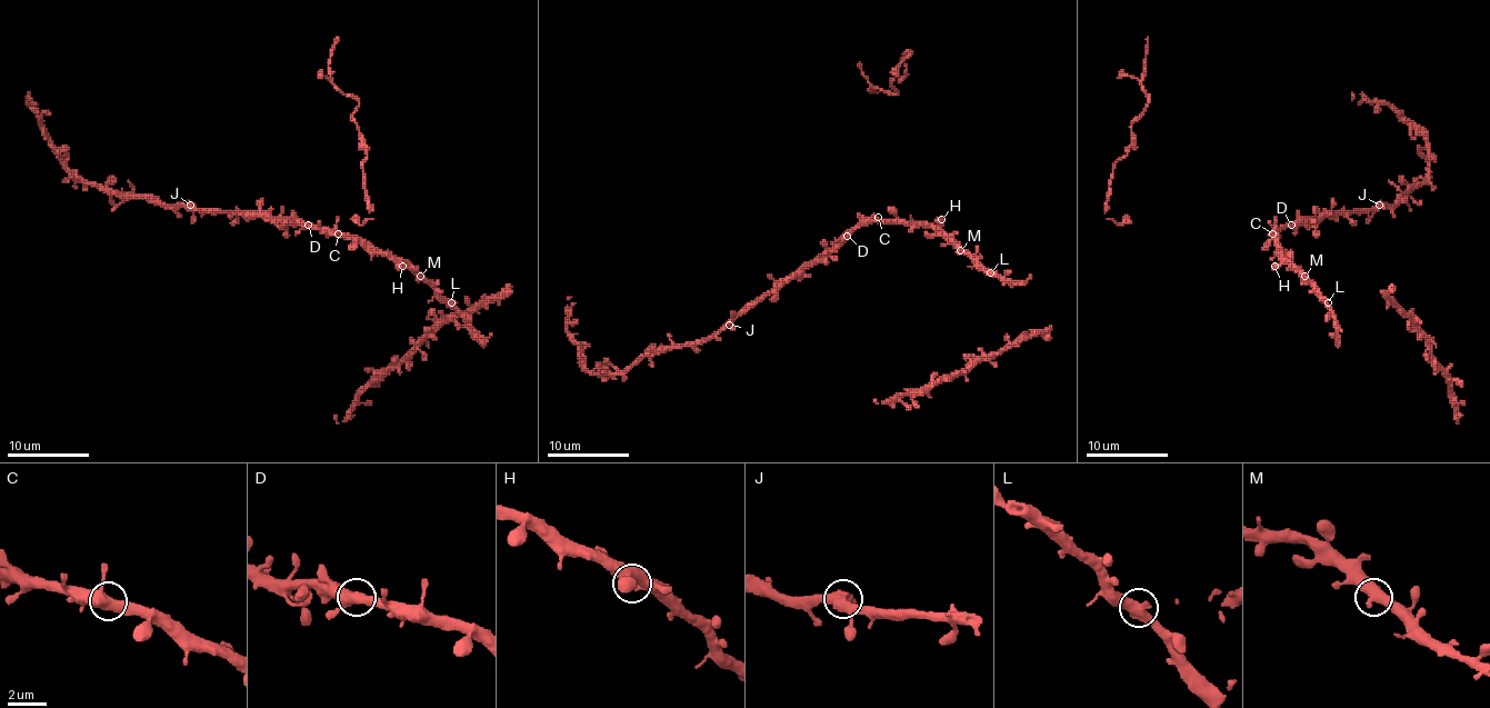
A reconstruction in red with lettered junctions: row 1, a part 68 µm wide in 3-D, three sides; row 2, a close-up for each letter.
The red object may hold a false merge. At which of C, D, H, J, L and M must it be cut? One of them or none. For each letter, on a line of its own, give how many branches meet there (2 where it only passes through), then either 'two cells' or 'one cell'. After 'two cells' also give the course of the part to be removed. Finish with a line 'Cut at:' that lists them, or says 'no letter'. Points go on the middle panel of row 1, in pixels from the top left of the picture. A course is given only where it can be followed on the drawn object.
C: branches 3; one cell
D: branches 3; one cell
H: branches 1; one cell
J: branches 2; one cell
L: branches 2; one cell
M: branches 2; one cell
Cut at: no letter

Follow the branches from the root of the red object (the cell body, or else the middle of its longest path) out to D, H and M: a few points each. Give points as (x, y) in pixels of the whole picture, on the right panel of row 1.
D: (1277, 236), (1291, 225)
H: (1277, 236), (1277, 253), (1280, 261), (1274, 266)
M: (1277, 236), (1280, 253), (1304, 276)

